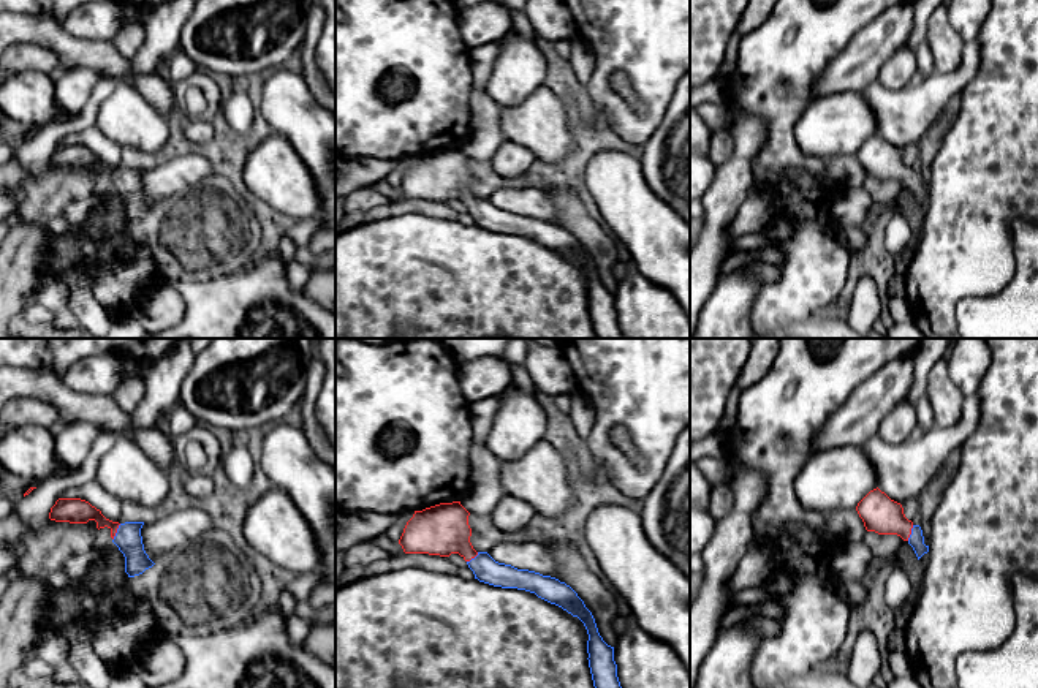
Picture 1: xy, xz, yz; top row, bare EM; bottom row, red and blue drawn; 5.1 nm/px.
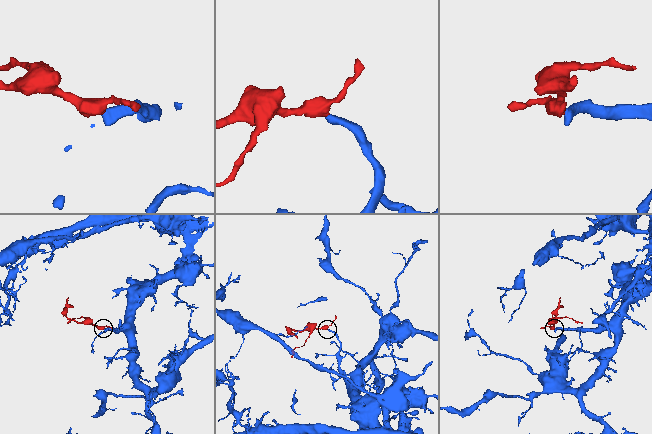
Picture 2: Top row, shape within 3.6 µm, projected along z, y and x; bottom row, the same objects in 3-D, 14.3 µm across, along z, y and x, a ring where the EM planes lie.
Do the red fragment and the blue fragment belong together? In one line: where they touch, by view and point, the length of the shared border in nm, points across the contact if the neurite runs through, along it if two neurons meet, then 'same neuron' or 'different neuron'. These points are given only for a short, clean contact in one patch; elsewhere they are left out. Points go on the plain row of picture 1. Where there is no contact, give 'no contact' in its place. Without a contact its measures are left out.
xy (116, 177) | 100 nm | across xy (73, 155), (95, 160), (116, 177), (128, 185) | same neuron

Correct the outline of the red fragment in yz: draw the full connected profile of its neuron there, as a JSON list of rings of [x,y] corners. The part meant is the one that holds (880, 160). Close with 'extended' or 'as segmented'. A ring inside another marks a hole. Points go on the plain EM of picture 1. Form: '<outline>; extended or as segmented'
[[[878,133],[870,136],[858,149],[856,157],[867,177],[900,182],[913,193],[918,206],[929,198],[929,191],[924,190],[921,172],[908,166],[902,150],[891,146]]]; extended

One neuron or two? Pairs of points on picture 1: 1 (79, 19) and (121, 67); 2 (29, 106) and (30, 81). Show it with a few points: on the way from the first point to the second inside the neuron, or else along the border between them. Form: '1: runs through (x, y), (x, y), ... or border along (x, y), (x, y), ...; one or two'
1: border along (64, 27), (79, 38), (109, 41); two
2: runs through (29, 100), (30, 87); one

